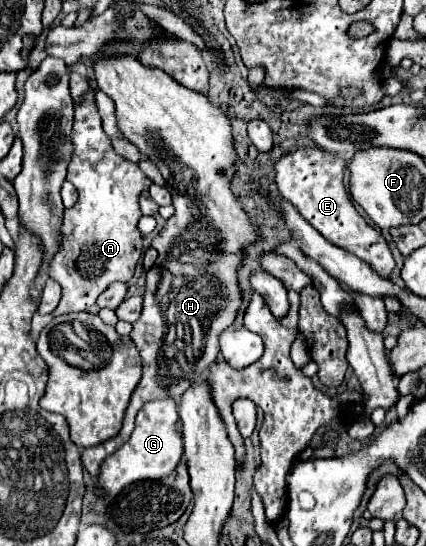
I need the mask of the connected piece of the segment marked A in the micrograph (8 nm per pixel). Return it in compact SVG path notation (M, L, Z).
M91 90L85 94L81 104L75 104L73 146L75 150L67 180L77 188L79 200L75 206L65 210L61 226L65 242L49 268L49 276L63 288L63 298L53 310L53 316L89 310L97 296L113 282L131 280L143 252L143 238L137 230L137 222L141 218L139 194L151 186L151 180L137 164L115 154L111 140L103 134Z

